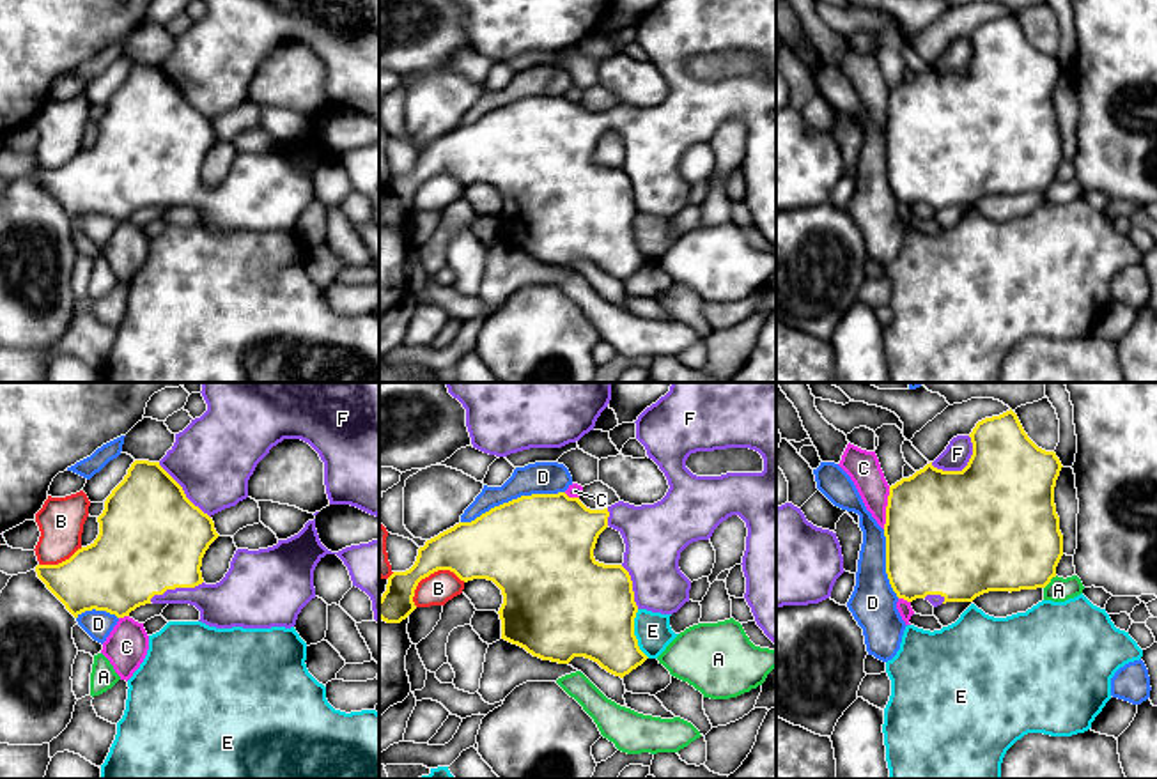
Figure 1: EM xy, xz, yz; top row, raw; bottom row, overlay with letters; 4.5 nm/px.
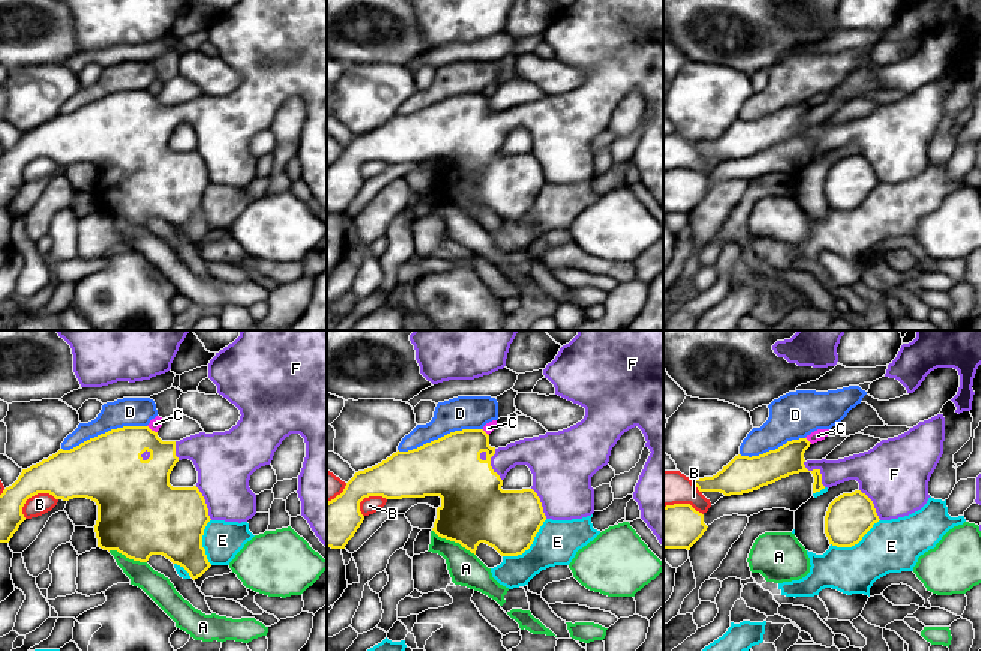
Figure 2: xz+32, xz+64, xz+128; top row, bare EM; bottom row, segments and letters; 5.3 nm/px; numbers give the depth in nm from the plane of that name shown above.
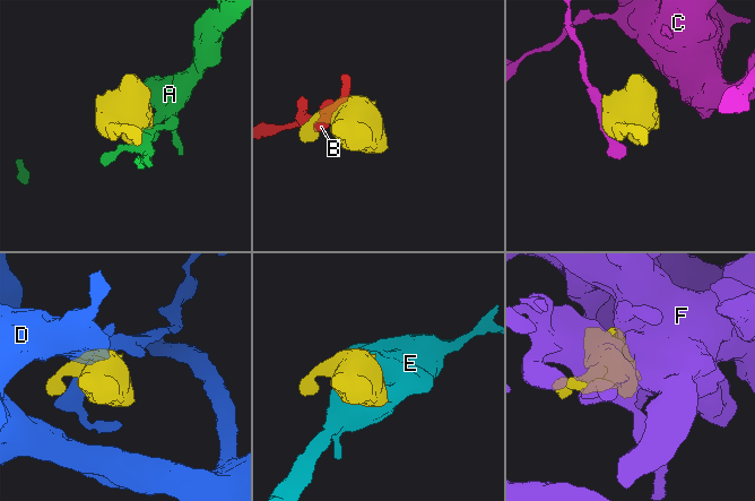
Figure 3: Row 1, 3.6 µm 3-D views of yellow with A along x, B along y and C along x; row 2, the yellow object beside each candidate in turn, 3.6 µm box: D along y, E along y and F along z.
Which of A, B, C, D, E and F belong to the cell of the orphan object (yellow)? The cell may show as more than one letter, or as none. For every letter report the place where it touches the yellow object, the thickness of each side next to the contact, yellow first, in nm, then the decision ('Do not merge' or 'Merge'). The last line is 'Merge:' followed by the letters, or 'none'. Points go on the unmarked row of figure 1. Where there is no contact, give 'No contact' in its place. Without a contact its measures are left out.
A: Touches yellow at yz (1049, 185). Thickness 440 nm (yellow) against 110 nm. Do not merge
B: Touches yellow at xz (433, 176). Thickness 280 nm (yellow) against 150 nm. Do not merge
C: Touches yellow at yz (886, 112). Thickness 480 nm (yellow) against 150 nm. Do not merge
D: Touches yellow at xz (512, 103). Thickness 480 nm (yellow) against 140 nm. Do not merge
E: Touches yellow at xz (633, 238). Thickness 440 nm (yellow) against 160 nm. Do not merge
F: Touches yellow at yz (962, 73). Thickness 500 nm (yellow) against 120 nm. Merge
Merge: F

